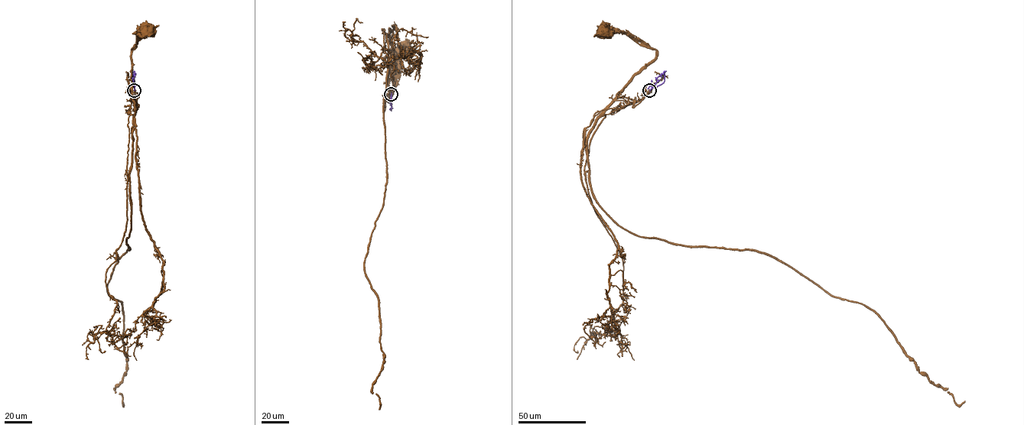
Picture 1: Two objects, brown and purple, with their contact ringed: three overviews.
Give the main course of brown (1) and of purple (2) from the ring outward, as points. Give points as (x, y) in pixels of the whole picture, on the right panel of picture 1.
1: (649, 90), (633, 107), (632, 99), (619, 96), (623, 87), (655, 58), (655, 50), (619, 31), (603, 32)
2: (649, 90), (664, 82), (665, 72), (658, 77)

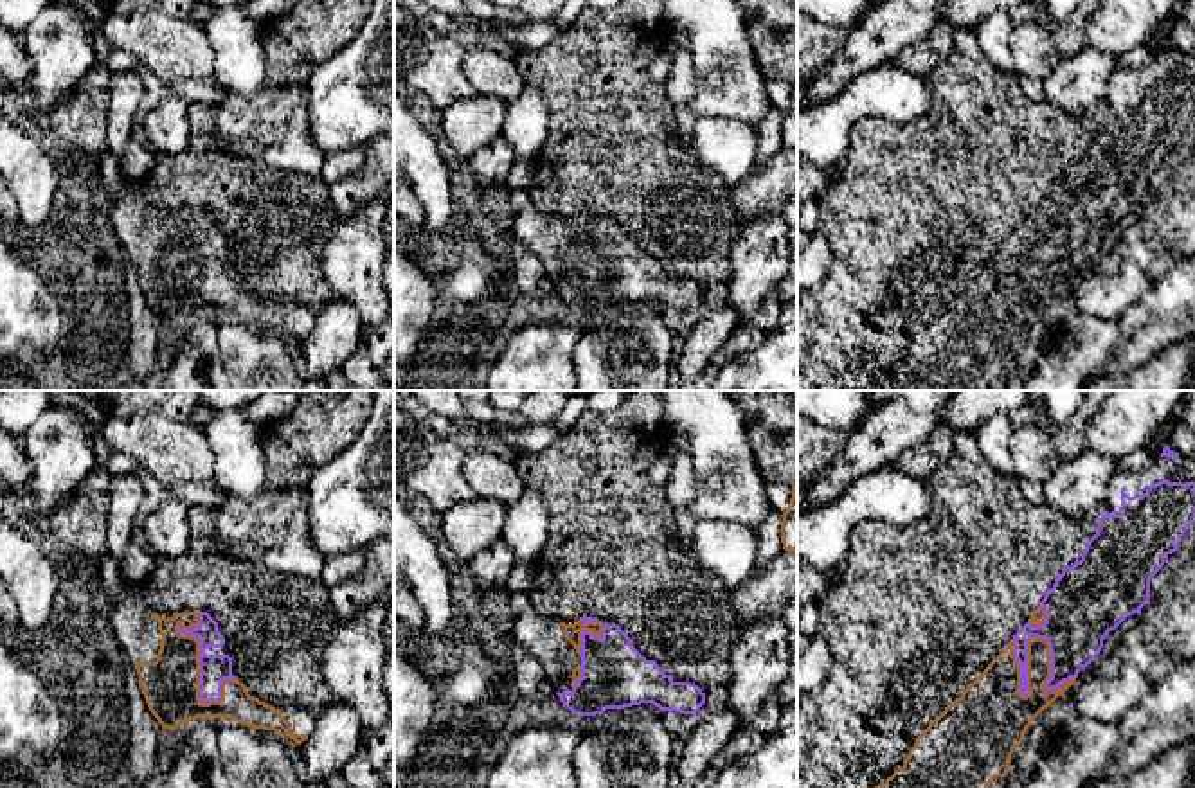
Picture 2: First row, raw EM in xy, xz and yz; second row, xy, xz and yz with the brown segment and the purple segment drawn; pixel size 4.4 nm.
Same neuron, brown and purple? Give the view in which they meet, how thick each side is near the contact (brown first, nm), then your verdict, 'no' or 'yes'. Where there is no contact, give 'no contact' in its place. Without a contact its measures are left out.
contact in yz; calibres 220 and 280 nm; yes

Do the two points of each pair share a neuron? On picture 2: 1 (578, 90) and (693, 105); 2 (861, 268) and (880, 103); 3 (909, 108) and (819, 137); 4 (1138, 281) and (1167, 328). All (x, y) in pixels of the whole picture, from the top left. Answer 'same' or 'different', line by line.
1: different
2: different
3: same
4: different

